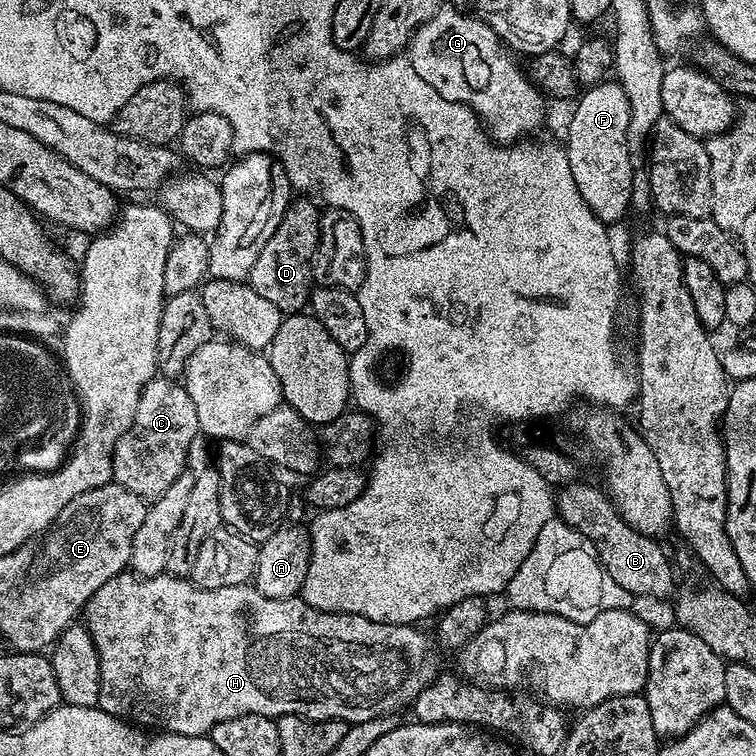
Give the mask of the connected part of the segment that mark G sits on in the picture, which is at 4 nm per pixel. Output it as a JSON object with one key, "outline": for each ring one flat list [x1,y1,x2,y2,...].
{"outline":[[451,6,439,8,411,38,410,59,414,70,425,82,430,82,430,86,434,86,434,90,438,90,442,98,471,108,497,141,512,142,527,137,524,135,534,131,544,120,545,97,532,83,529,73,525,69,523,72,516,65,517,57,509,51,496,30,479,15,471,15,463,16]]}

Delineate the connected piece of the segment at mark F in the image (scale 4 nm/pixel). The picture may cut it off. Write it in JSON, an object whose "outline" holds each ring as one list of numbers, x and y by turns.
{"outline":[[615,82,593,84,583,91,568,120,566,147,570,174,574,174,578,194,586,198,586,206,599,220,613,222,629,215,632,207,632,163,628,153,630,102,626,102,626,90]]}

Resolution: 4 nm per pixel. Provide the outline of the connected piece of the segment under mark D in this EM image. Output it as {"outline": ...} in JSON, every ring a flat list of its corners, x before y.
{"outline":[[296,198,292,205,280,216,280,221,268,232,262,254,254,262,247,283,252,285,262,298,274,302,281,314,296,314,300,307,309,303,309,295,314,288,312,278,312,255,316,253,316,243,320,237,320,212,311,204,311,199]]}

